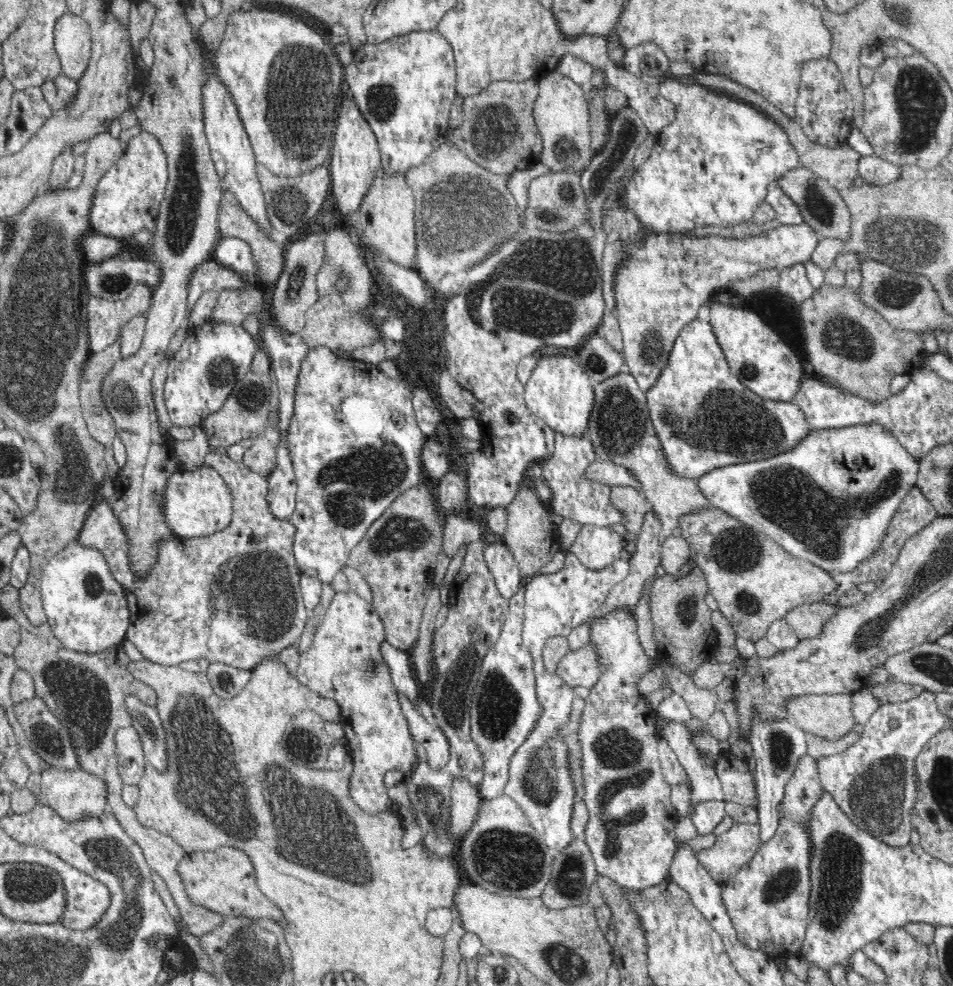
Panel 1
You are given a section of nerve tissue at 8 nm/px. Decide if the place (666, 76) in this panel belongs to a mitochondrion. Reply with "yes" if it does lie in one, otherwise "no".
no

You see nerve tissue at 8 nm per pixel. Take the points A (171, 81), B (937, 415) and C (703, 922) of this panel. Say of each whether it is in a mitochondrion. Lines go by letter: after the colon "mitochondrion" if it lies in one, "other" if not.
A: mitochondrion
B: mitochondrion
C: other

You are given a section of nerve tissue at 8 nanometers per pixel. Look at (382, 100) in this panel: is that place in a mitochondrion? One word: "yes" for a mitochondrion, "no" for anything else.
yes

